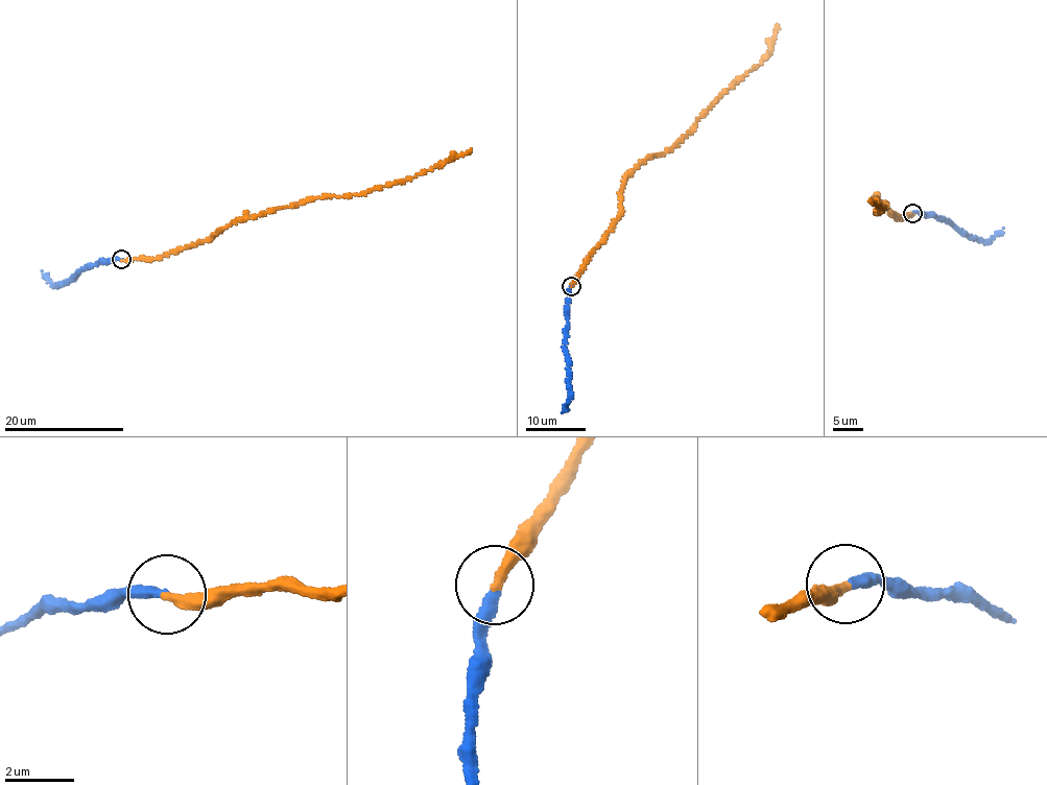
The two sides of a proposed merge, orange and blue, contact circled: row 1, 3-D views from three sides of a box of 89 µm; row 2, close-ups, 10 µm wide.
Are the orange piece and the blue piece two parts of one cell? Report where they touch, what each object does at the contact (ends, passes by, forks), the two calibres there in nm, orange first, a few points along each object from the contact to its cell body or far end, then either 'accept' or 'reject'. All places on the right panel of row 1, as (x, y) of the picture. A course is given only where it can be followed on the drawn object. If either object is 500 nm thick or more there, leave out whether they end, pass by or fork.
at (912, 213); orange ends there; blue ends there; 320 nm thick on the orange side, 320 nm on the other; orange runs (912, 213), (899, 219), (876, 198), (886, 205), (877, 210), (880, 212), (883, 210), (870, 199); blue runs (913, 212), (934, 214), (985, 242), (995, 238), (1003, 229); accept

